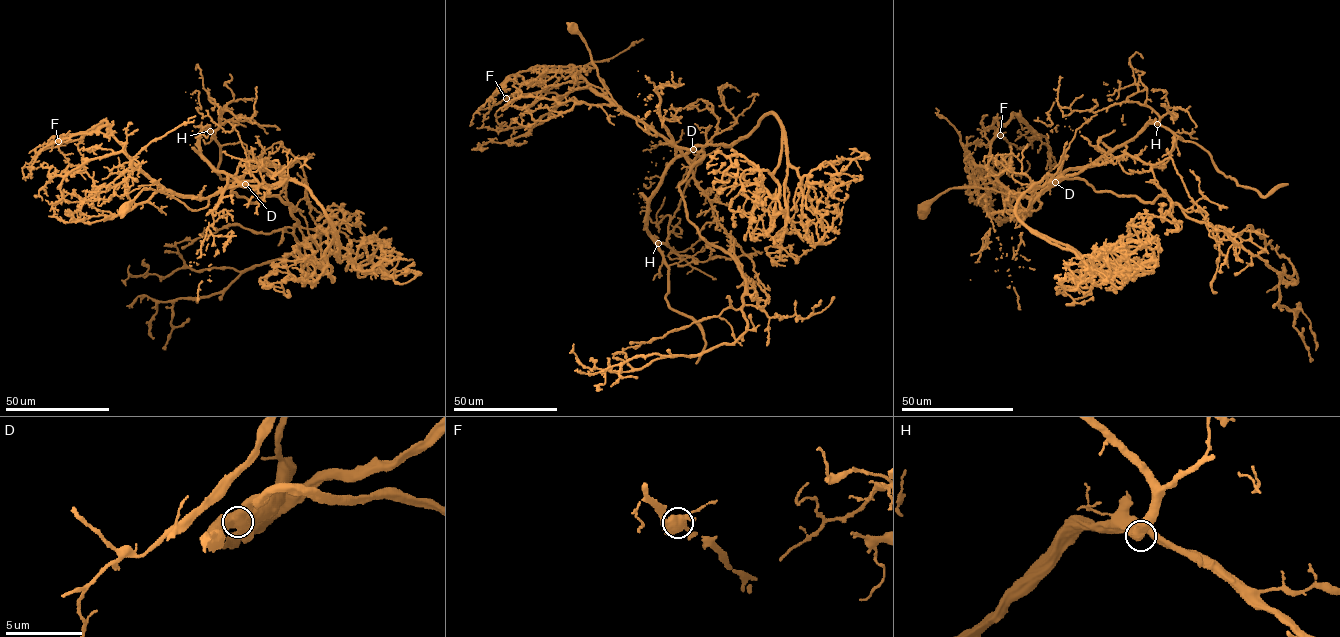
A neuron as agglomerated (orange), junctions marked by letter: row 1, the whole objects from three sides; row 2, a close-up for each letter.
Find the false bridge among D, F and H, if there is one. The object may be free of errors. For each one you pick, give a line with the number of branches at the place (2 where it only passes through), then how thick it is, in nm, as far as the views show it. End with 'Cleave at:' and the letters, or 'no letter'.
D: 3 branches meet; 650 nm thick
Cleave at: D

